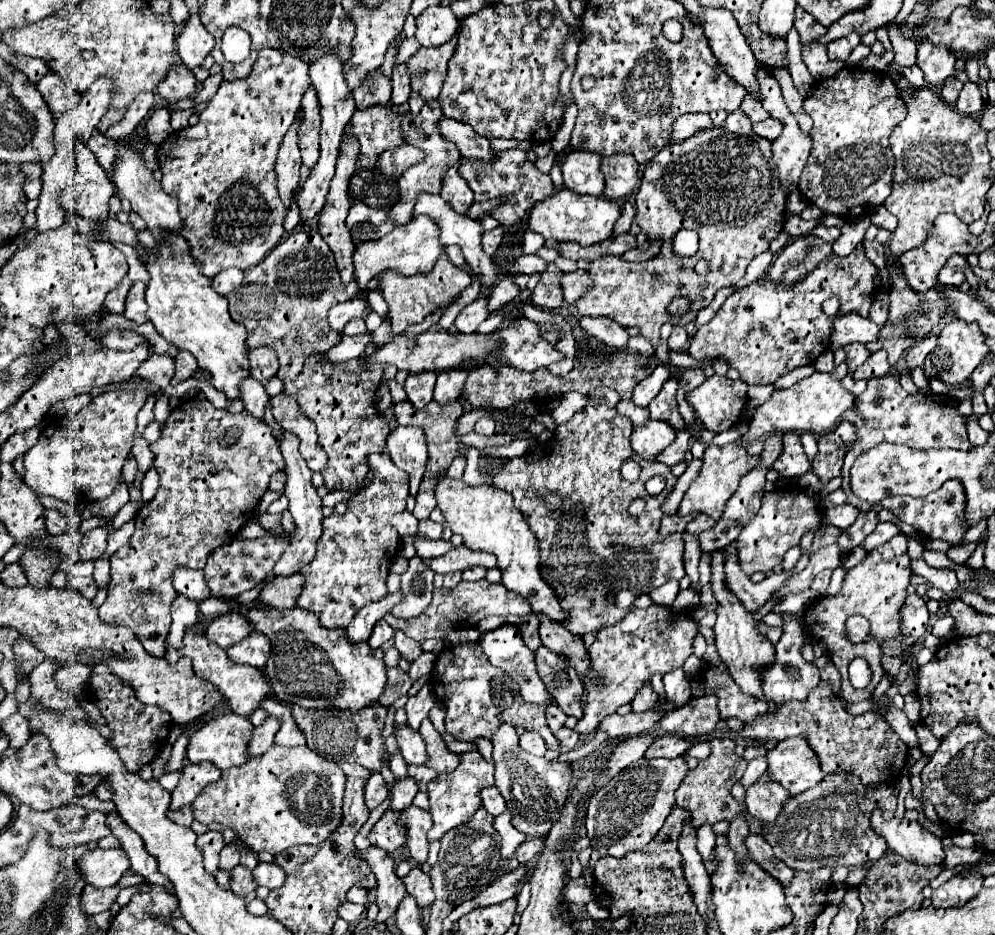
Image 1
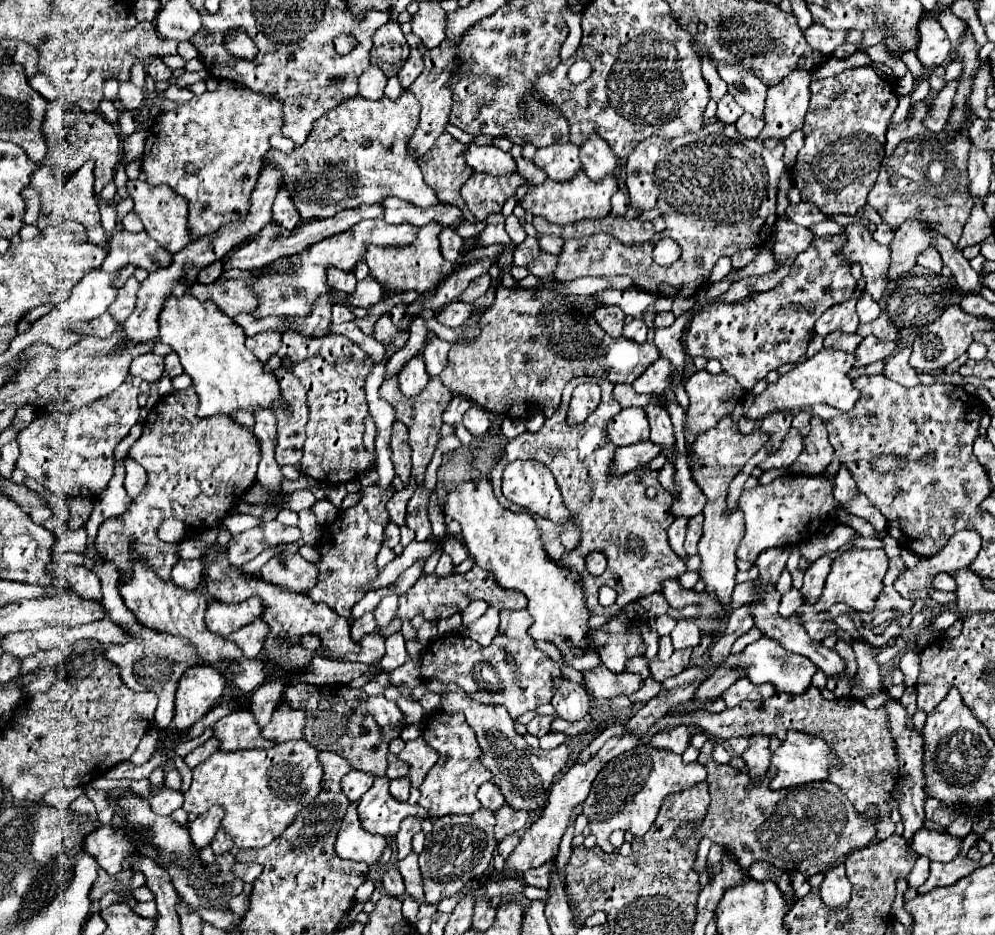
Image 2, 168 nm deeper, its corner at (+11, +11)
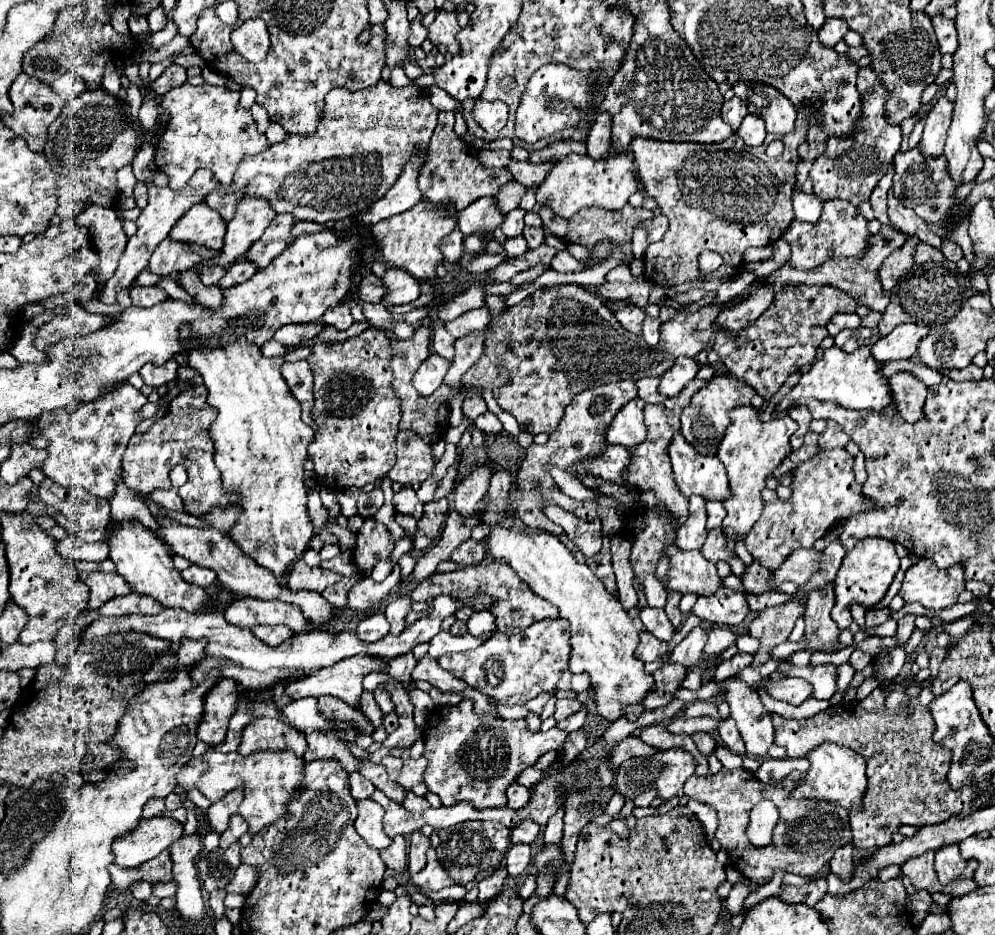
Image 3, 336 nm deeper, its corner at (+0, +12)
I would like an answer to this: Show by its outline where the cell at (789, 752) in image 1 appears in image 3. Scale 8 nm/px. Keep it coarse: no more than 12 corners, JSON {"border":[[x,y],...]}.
{"border":[[833,742],[811,762],[793,798],[861,806],[865,760]]}

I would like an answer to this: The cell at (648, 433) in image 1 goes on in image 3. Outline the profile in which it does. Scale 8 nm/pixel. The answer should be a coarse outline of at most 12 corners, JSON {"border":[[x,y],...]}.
{"border":[[641,398],[625,404],[607,432],[627,448],[645,440]]}

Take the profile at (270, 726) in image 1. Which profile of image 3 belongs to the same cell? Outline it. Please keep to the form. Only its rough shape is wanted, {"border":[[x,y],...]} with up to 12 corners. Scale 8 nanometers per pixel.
{"border":[[357,654],[287,682],[291,700],[331,694],[357,706],[363,678],[383,664]]}

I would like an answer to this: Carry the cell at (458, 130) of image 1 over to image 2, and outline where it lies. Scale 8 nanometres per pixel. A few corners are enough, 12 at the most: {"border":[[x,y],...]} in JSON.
{"border":[[470,145],[466,163],[488,175],[518,171],[512,155],[494,145]]}

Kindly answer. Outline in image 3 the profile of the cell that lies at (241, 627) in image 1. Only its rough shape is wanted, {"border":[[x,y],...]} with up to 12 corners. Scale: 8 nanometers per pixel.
{"border":[[239,598],[225,620],[239,628],[283,624],[295,634],[307,626],[297,604]]}

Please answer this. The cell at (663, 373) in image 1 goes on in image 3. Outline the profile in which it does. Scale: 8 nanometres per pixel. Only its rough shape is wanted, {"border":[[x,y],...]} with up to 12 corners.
{"border":[[679,356],[661,378],[659,392],[677,396],[697,374],[695,358]]}

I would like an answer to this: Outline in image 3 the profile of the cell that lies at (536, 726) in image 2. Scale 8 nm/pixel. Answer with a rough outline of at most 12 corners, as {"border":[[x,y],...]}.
{"border":[[557,700],[553,718],[565,720],[581,708],[577,700]]}

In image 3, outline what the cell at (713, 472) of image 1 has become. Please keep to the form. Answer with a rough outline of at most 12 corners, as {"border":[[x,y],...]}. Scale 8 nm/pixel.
{"border":[[733,408],[717,458],[729,476],[729,552],[763,510],[765,478],[791,452],[789,416]]}

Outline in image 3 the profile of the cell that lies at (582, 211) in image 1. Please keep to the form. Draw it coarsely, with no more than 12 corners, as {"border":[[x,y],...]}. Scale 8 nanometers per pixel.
{"border":[[569,154],[537,190],[563,218],[619,210],[637,190],[627,154]]}

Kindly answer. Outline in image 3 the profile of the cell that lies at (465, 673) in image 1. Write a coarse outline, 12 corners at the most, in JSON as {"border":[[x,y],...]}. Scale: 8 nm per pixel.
{"border":[[569,622],[493,632],[437,662],[499,704],[589,688]]}

